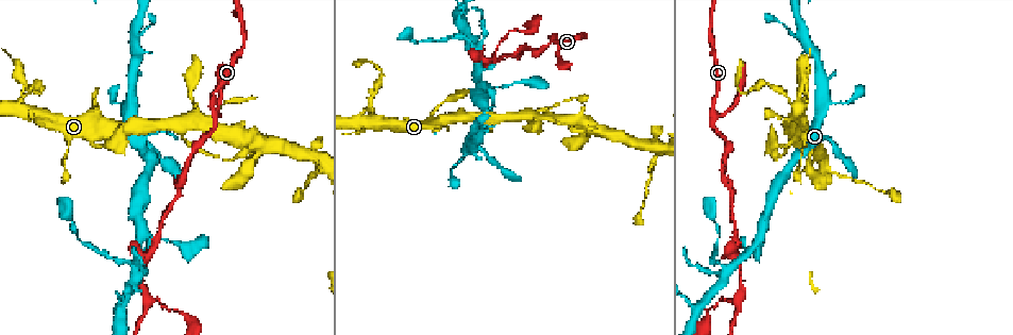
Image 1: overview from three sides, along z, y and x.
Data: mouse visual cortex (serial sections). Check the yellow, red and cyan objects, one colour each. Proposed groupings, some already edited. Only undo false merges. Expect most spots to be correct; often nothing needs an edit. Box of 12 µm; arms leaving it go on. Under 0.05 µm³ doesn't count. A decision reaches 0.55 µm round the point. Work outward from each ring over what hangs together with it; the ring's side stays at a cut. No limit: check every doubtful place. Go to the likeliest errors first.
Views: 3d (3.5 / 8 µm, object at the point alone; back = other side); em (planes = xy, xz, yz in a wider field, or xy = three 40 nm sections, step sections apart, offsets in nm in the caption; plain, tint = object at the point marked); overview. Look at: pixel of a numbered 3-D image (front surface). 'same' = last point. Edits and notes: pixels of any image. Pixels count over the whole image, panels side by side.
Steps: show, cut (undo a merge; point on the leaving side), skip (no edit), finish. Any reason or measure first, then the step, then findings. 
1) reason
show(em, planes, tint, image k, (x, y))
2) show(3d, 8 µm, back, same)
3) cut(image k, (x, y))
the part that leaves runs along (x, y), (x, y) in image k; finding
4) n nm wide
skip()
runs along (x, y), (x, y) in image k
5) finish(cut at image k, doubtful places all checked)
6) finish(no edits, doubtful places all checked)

a fork
show(3d, 3.5 µm, image 1, (553, 35))

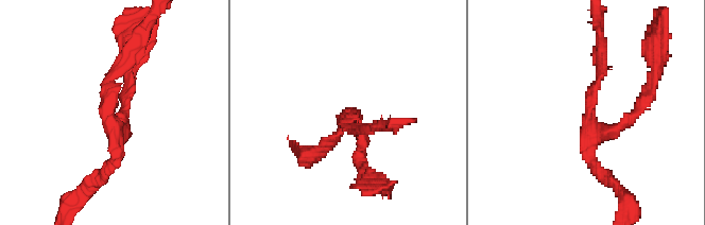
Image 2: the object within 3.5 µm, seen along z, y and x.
need the tissue
show(em, xy, step 2, tint, image 2, (590, 120))

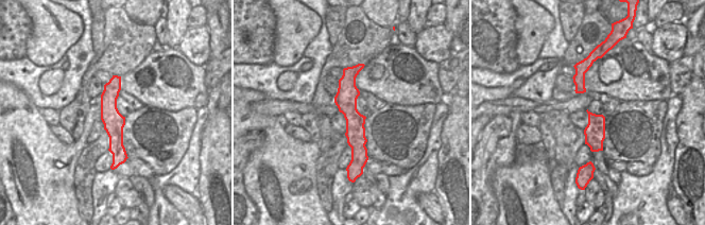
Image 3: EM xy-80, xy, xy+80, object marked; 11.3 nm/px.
3 arms
skip()
runs along (358, 68), (348, 78), (354, 159) in image 3; continuous, no second cell

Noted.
branch point
show(3d, 8 µm, image 1, (148, 253))

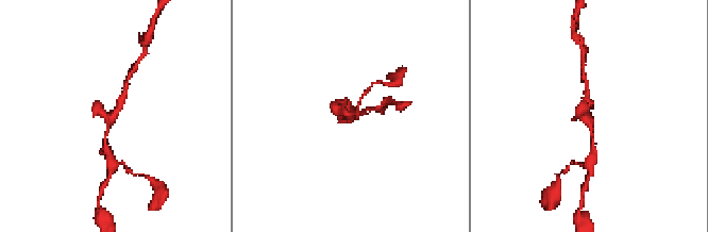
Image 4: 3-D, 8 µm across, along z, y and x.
zoom in
show(3d, 3.5 µm, image 4, (352, 113))

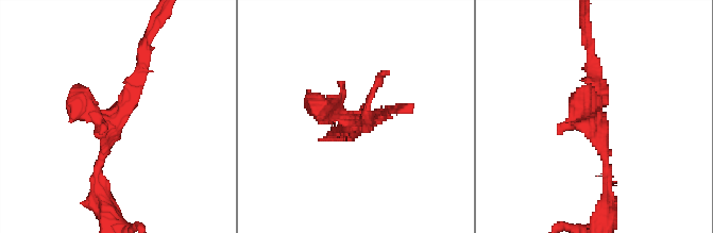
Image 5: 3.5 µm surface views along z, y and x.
show(em, xy, step 5, tint, image 5, (115, 120))

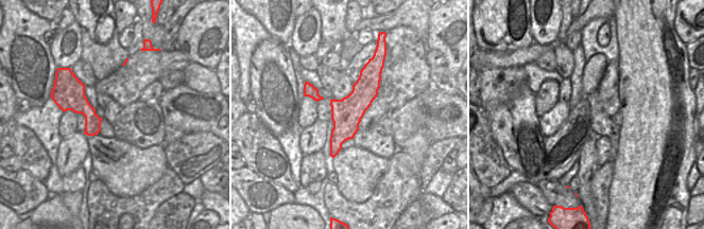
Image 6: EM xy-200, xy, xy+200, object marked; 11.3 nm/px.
skip()
runs along (146, 60), (109, 131), (97, 186) in image 5; all the same cell

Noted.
sharp bend
show(em, xy, step 5, tint, image 1, (313, 172))

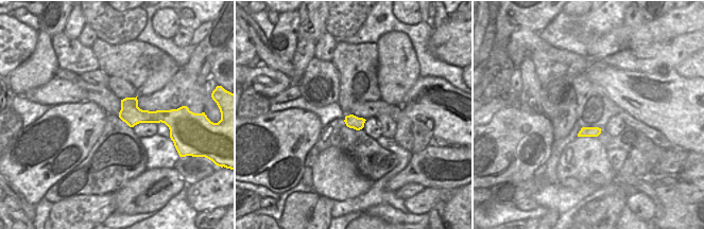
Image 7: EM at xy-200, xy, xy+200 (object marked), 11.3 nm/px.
show(3d, 3.5 µm, same)

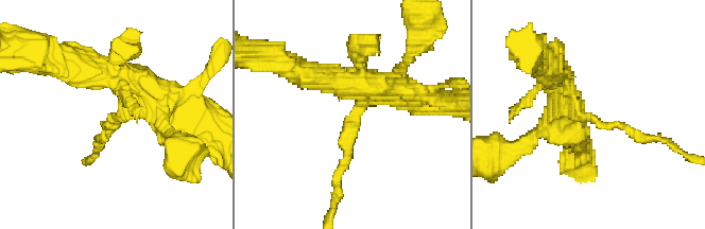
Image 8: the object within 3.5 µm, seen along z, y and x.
skip()
runs along (559, 72), (574, 115), (646, 137) in image 8; one cell here

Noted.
finish(no edits, doubtful places all checked)

